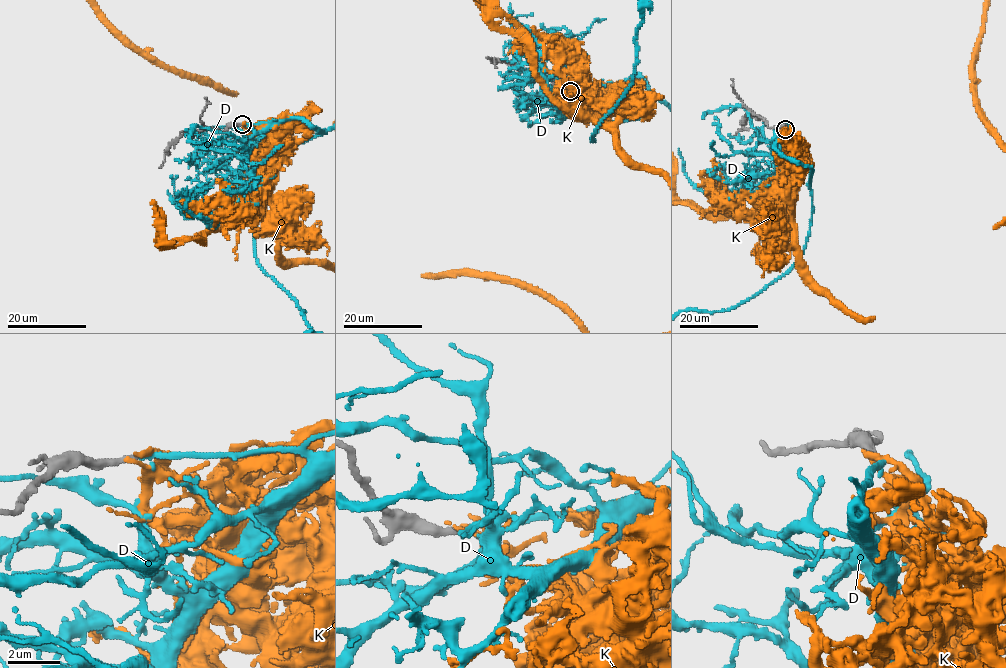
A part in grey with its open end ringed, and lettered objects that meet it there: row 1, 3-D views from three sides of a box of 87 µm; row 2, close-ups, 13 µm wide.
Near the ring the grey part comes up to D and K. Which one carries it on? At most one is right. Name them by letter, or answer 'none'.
D

